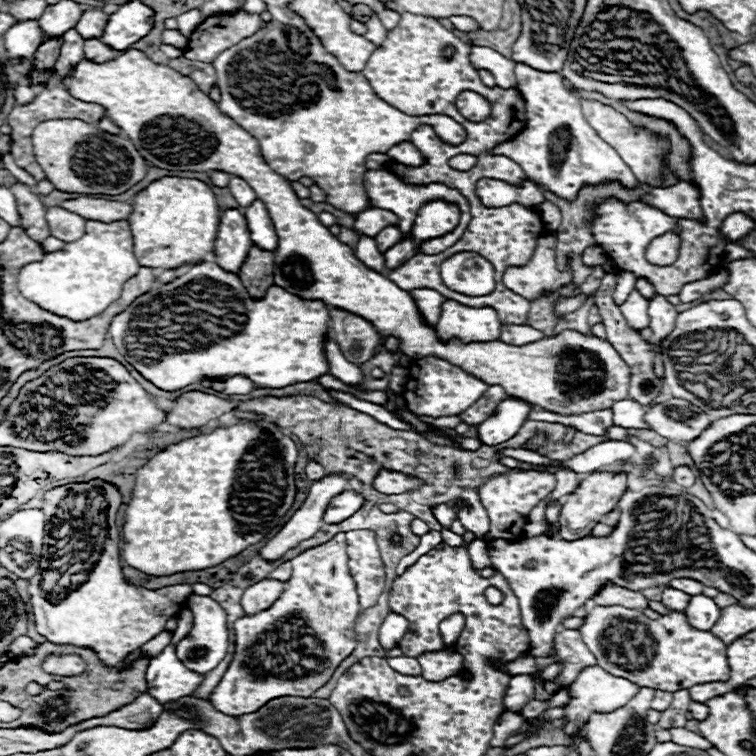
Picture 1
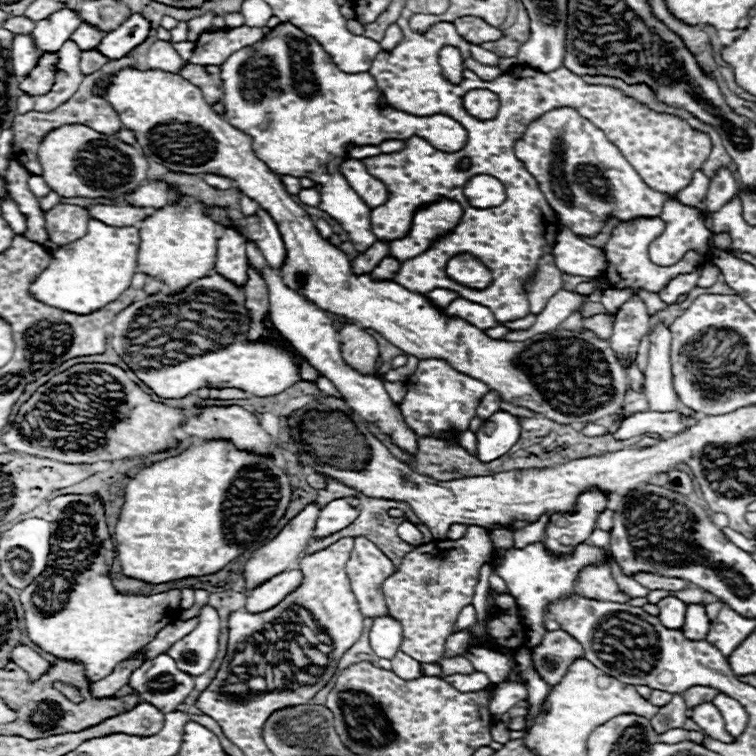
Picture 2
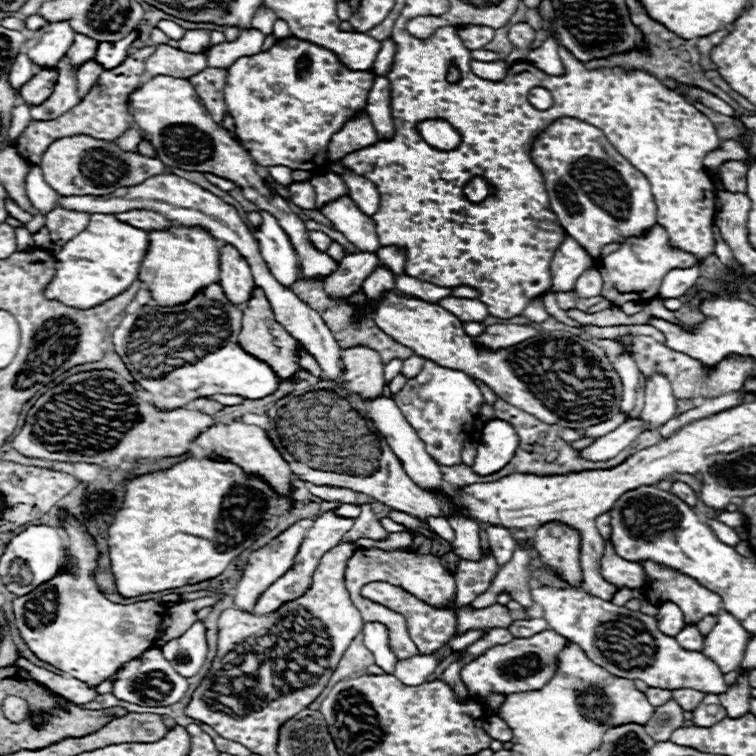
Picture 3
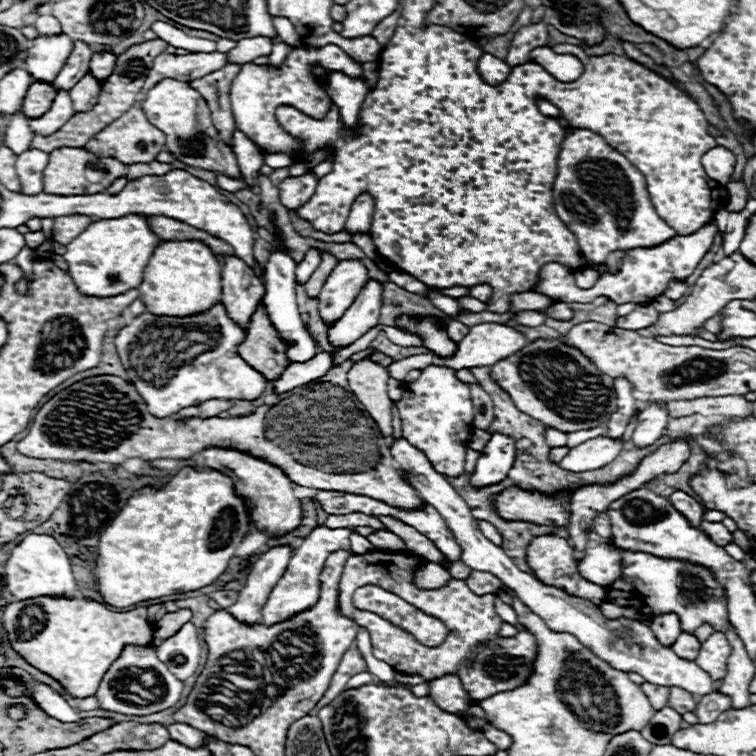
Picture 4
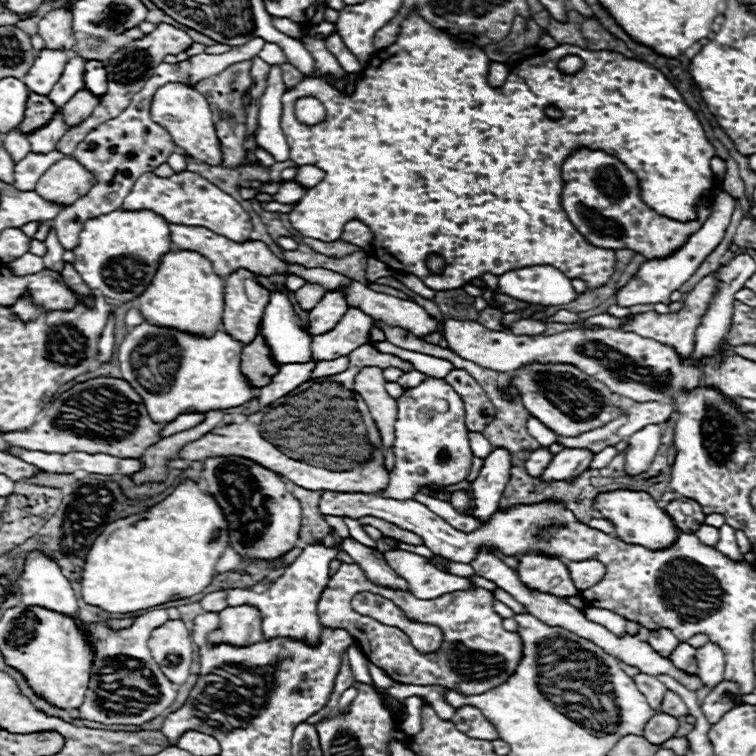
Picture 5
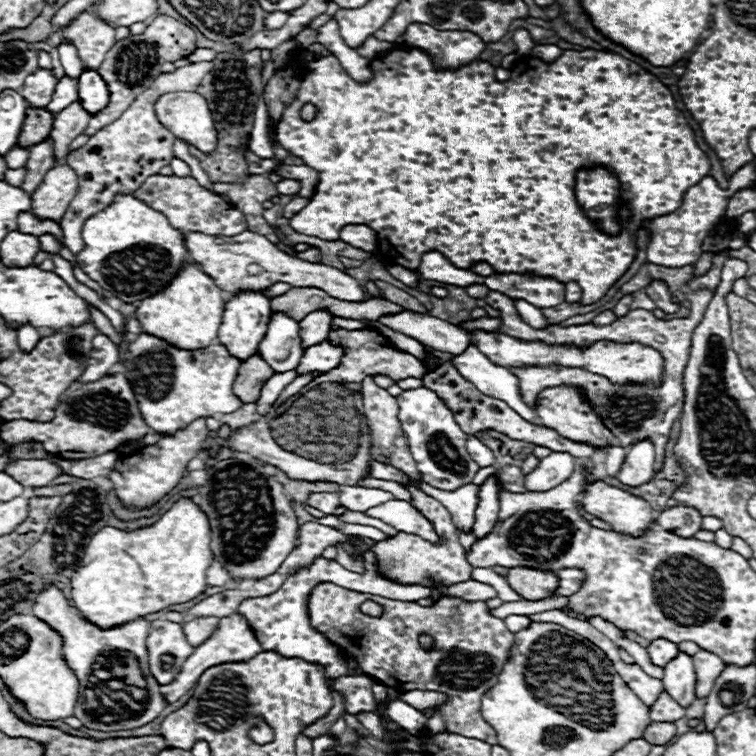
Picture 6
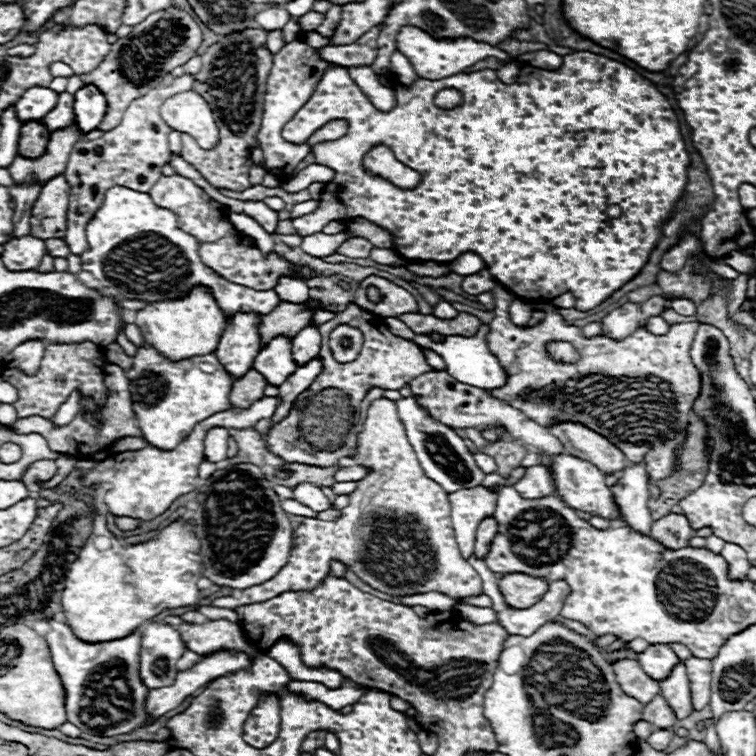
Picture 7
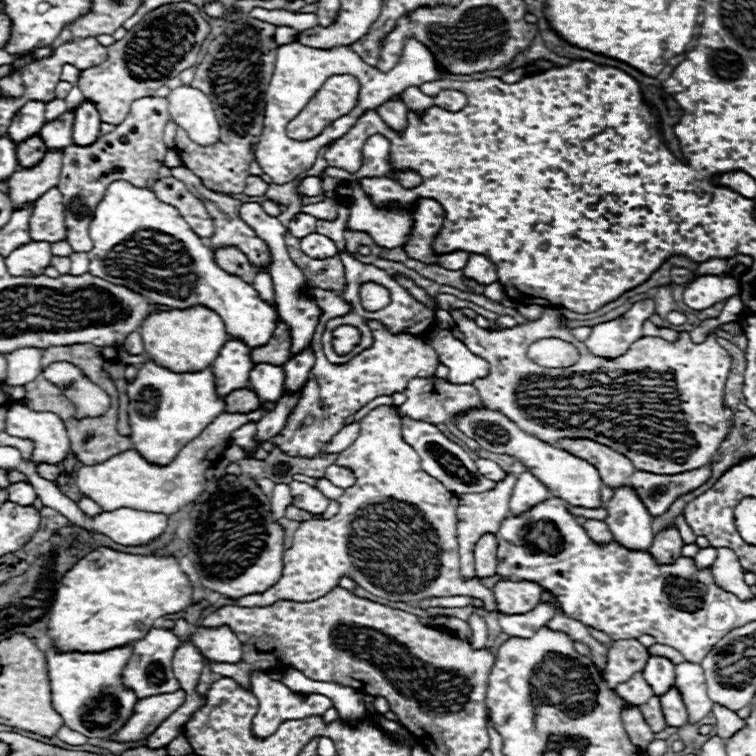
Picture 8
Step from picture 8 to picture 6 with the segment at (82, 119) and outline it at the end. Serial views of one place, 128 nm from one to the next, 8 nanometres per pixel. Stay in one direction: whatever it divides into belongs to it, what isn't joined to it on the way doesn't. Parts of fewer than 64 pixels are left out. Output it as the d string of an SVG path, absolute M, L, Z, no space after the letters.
M82 72L78 78L78 100L88 114L98 114L108 106L110 92L98 72Z

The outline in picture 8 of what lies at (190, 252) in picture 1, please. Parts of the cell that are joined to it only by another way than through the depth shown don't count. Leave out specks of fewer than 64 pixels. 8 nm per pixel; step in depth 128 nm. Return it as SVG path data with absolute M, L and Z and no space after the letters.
M202 306L188 310L154 312L144 320L140 334L144 340L146 354L156 364L160 364L162 368L170 368L172 372L198 372L212 366L228 338L220 316Z

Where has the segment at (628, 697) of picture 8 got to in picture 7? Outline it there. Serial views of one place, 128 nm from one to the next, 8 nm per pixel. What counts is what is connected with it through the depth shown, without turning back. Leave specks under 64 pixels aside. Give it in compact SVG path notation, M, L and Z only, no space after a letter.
M624 660L614 664L616 680L626 696L636 698L642 704L648 704L654 696L660 694L660 686L656 680L650 680L642 666L634 660Z

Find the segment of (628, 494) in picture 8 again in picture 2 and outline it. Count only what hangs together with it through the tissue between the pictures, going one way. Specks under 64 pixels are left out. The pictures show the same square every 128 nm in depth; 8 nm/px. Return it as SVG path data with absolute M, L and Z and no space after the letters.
M658 324L650 332L650 360L646 368L644 394L650 412L672 412L678 410L680 398L672 384L672 362L670 362L670 330Z

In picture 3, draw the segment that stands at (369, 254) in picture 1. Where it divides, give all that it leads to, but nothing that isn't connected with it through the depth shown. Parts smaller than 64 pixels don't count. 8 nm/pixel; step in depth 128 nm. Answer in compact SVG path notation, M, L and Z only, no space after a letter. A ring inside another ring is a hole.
M292 36L278 40L278 44L268 52L244 56L242 60L234 62L228 68L224 100L228 104L228 114L234 118L238 138L260 166L280 164L292 170L308 170L316 174L326 162L326 156L318 152L326 152L330 136L338 132L338 128L342 128L342 124L354 116L354 112L366 108L372 82L372 72L350 70L338 60L334 52ZM424 120L418 124L418 130L422 132L422 138L434 148L450 150L460 144L460 134L446 120ZM344 196L342 200L326 204L322 214L340 230L358 250L362 252L376 252L380 248L378 236L374 230L374 220L364 216L352 198Z

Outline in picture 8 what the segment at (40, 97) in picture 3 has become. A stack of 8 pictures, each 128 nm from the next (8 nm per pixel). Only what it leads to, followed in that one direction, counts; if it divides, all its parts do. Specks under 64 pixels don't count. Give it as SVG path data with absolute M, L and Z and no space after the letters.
M32 136L30 140L26 140L26 142L22 142L18 146L16 154L18 154L18 164L22 168L32 168L34 164L38 164L44 158L46 146L42 144L42 138L40 136Z

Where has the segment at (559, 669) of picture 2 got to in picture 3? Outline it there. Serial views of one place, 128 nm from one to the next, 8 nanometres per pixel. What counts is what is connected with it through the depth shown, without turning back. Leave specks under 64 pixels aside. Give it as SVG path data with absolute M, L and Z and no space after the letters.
M544 630L530 638L514 640L504 646L494 646L494 648L486 650L478 660L474 660L462 668L462 672L460 672L462 682L468 686L470 692L480 694L480 696L472 696L478 702L484 702L484 698L488 698L488 694L492 694L492 692L512 694L512 692L538 690L554 676L556 656L564 648L564 644L566 644L566 640L562 636L558 636L552 630Z

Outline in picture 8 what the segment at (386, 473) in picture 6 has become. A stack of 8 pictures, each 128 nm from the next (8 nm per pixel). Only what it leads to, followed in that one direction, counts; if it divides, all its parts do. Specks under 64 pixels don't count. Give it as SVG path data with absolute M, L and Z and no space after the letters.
M334 464L330 468L326 468L326 478L338 488L350 488L354 484L354 474L350 470L338 468Z

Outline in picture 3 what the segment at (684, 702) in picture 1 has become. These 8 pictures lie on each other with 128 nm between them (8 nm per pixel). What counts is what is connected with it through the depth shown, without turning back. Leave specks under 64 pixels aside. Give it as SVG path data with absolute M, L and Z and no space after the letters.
M670 700L662 708L656 708L654 716L650 718L650 724L646 724L648 736L652 736L652 740L656 740L656 742L670 740L670 734L676 728L682 728L682 724L684 724L682 714L684 714L684 710L678 706L676 700Z

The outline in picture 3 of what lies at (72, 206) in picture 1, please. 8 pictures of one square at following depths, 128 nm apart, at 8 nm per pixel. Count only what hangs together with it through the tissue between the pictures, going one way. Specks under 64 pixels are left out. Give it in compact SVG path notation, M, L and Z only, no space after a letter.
M130 210L130 212L116 214L116 216L118 216L118 220L126 220L128 224L134 224L136 228L142 228L146 232L150 232L150 230L168 230L170 226L174 226L174 222L166 220L158 212L150 212L150 210Z

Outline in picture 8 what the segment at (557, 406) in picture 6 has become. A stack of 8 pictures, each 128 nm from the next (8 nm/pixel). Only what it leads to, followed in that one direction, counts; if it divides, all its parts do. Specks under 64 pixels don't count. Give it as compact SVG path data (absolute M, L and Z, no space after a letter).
M560 440L558 448L596 466L602 482L610 488L624 486L628 476L632 476L636 470L626 456L592 440Z

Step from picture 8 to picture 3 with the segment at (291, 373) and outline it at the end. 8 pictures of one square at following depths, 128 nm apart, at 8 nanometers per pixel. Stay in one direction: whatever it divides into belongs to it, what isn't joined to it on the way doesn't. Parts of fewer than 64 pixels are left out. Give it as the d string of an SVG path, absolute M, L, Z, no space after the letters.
M370 252L344 256L338 268L324 280L324 292L336 302L346 302L354 292L360 290L362 282L376 270L376 266L378 258Z

